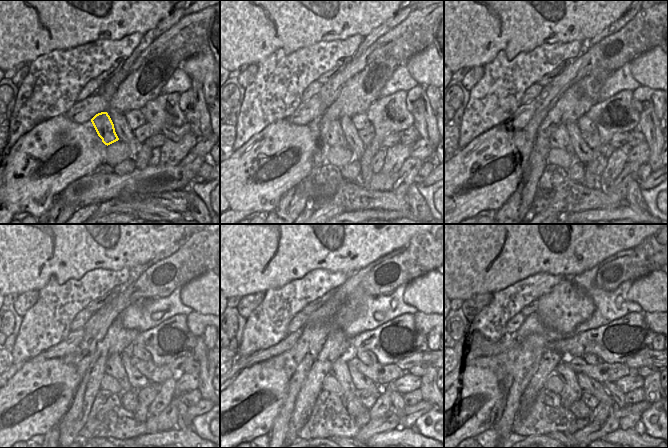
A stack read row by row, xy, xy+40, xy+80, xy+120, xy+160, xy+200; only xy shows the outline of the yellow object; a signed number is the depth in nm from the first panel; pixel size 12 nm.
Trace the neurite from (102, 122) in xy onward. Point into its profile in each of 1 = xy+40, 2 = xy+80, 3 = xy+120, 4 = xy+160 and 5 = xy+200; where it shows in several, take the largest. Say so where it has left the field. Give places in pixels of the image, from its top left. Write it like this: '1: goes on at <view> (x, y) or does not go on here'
1: goes on at xy+40 (334, 136)
2: goes on at xy+80 (560, 138)
3: goes on at xy+120 (114, 367)
4: goes on at xy+160 (339, 369)
5: goes on at xy+200 (572, 392)

